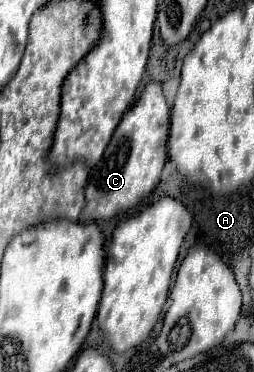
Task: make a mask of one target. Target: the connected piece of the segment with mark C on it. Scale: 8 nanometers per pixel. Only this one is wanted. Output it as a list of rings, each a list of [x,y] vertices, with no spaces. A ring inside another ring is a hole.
[[[147,83],[139,101],[123,115],[121,123],[117,125],[101,161],[89,173],[89,183],[85,189],[87,205],[81,213],[81,223],[87,225],[113,219],[133,209],[159,185],[161,171],[167,161],[165,139],[169,133],[169,111],[171,109],[163,95],[161,83]]]

